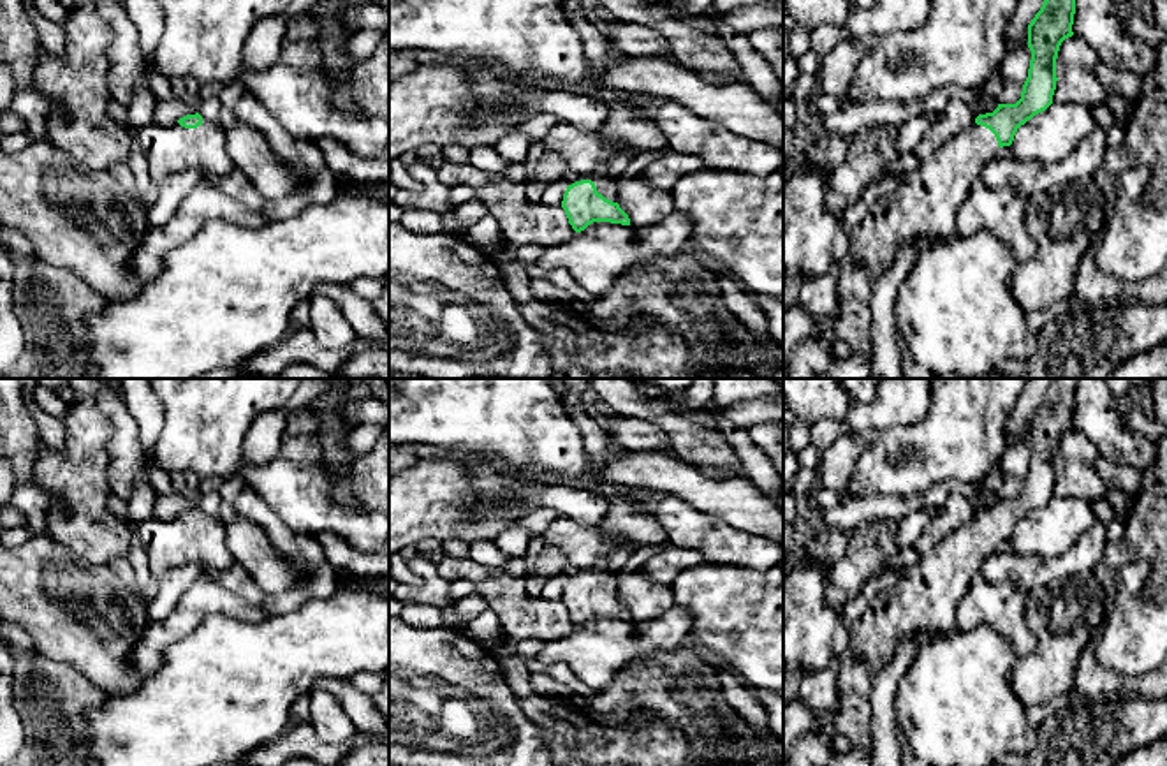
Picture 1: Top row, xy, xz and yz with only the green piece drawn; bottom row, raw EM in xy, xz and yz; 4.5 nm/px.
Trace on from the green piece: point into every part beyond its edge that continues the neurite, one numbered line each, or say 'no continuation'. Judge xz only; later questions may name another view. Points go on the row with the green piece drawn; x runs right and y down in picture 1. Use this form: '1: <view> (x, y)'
1: xz (551, 168)

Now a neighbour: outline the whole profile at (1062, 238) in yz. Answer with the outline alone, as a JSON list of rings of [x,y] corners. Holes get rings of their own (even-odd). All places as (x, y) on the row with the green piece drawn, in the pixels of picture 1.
[[[1058,188],[1028,192],[1026,227],[1037,252],[1012,271],[1012,296],[1026,313],[1072,301],[1077,266],[1095,241],[1074,204]]]

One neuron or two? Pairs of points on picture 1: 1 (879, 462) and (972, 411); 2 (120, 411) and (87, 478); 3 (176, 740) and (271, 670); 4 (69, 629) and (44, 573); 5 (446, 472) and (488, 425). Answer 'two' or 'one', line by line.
1: one
2: two
3: one
4: one
5: two

